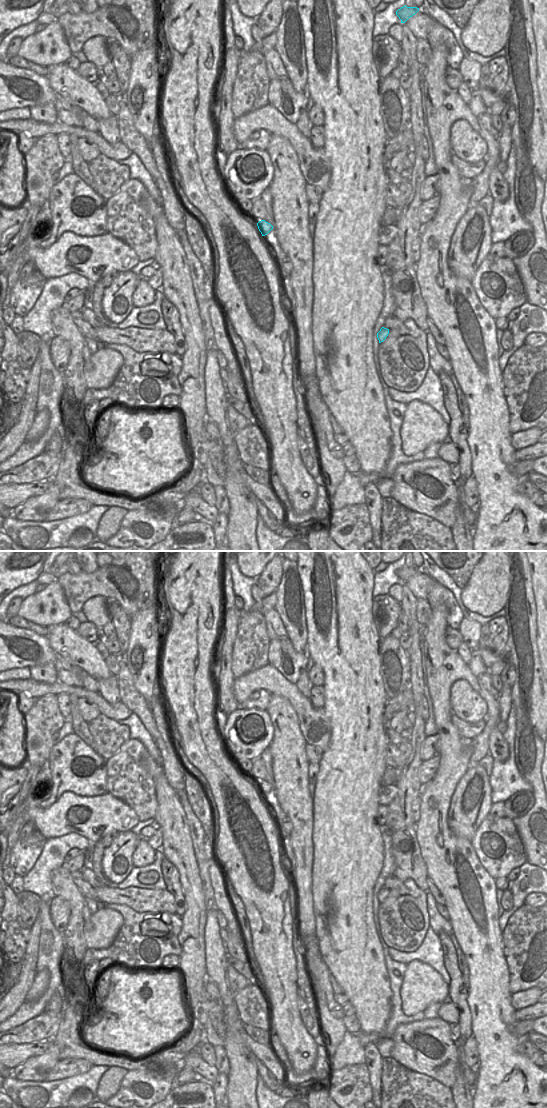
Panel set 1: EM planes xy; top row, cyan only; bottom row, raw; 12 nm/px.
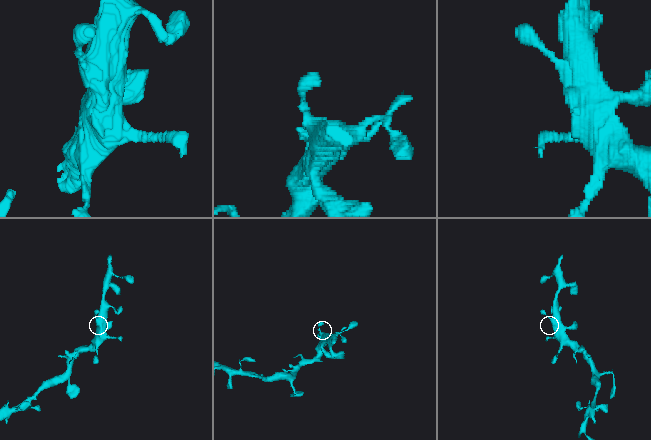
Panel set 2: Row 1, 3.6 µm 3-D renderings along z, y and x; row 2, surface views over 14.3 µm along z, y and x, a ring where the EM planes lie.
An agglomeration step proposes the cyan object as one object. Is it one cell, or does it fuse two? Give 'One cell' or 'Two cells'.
One cell.

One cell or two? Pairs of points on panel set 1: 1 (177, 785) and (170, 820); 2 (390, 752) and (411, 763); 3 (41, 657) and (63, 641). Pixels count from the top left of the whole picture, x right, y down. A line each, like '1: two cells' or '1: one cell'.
1: two cells
2: two cells
3: two cells

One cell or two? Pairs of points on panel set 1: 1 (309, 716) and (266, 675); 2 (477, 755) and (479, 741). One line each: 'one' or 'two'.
1: one
2: one

